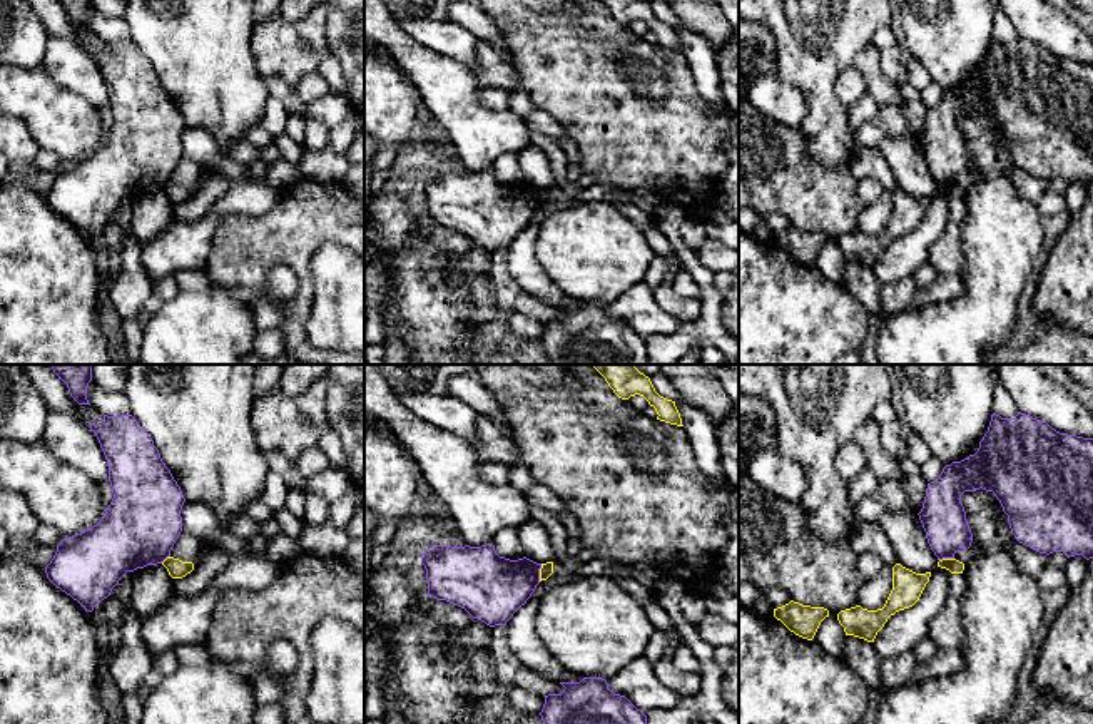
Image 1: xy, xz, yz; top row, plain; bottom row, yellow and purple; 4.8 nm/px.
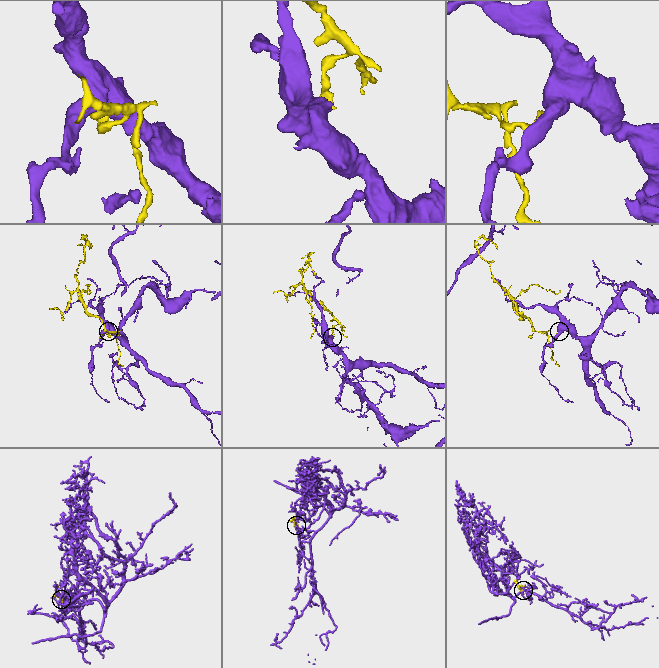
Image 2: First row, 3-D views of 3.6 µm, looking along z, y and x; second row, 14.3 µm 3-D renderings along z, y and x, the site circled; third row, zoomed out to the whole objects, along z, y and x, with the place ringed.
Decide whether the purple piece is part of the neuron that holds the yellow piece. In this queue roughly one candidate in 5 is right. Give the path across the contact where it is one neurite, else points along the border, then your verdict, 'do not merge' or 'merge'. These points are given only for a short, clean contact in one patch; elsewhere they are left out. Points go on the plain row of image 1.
border xz (542, 189), (538, 206); do not merge

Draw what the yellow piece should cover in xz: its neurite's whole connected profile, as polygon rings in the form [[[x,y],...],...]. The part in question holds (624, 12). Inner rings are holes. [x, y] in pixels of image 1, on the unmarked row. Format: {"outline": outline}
{"outline": [[[602,0],[613,18],[622,23],[628,25],[630,22],[640,20],[643,22],[650,32],[657,37],[657,45],[684,52],[680,38],[675,32],[675,27],[660,22],[650,3],[645,0]]]}

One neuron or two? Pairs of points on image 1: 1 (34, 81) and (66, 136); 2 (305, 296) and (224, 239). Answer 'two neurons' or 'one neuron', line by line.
1: one neuron
2: one neuron

